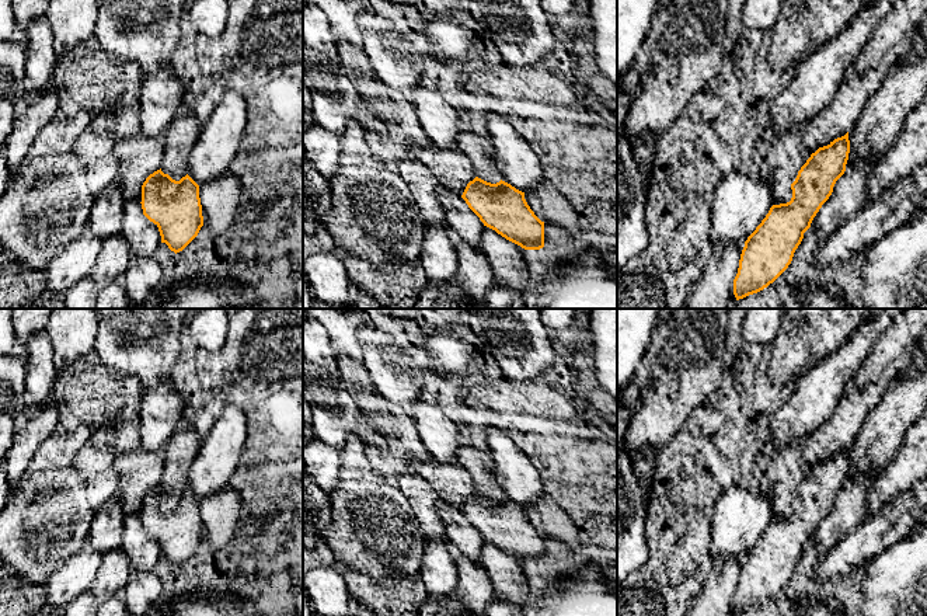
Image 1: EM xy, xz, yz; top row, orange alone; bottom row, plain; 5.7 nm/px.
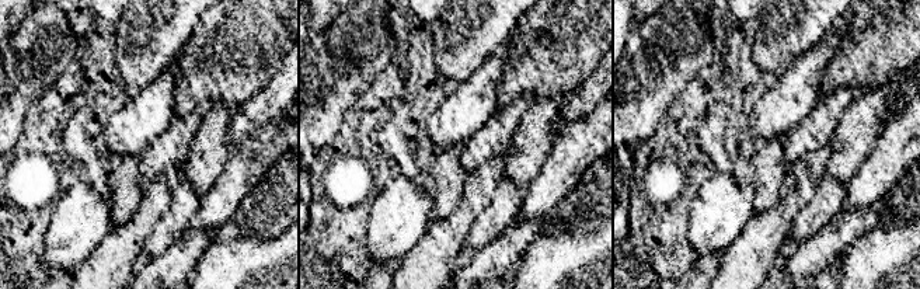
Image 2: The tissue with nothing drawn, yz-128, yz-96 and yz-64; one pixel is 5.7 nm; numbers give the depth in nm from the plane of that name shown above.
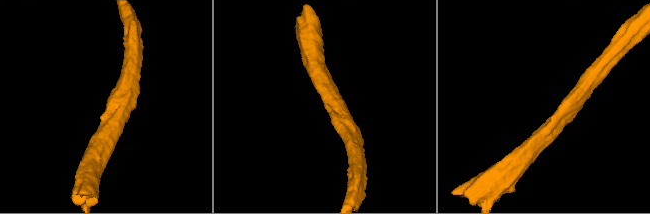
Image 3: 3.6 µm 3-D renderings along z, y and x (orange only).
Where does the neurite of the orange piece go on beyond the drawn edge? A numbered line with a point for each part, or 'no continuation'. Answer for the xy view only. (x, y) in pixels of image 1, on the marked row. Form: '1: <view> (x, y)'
no continuation

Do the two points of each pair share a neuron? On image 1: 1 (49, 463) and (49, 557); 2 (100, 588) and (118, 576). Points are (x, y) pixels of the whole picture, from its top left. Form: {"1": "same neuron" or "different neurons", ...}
{"1": "same neuron", "2": "same neuron"}

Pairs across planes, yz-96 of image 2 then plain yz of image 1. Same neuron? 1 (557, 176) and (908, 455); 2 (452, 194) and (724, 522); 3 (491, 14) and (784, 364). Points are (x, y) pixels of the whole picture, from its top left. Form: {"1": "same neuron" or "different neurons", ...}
{"1": "same neuron", "2": "different neurons", "3": "same neuron"}

